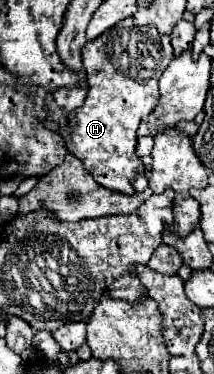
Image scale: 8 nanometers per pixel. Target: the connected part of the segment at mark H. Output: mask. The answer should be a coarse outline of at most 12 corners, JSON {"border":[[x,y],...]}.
{"border":[[134,18],[82,48],[68,152],[126,196],[170,38]]}

